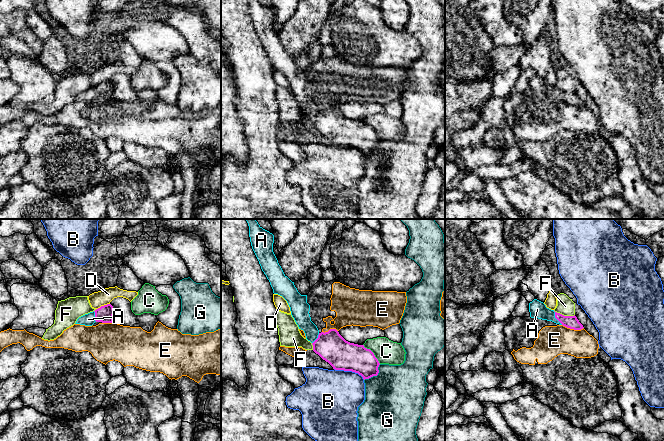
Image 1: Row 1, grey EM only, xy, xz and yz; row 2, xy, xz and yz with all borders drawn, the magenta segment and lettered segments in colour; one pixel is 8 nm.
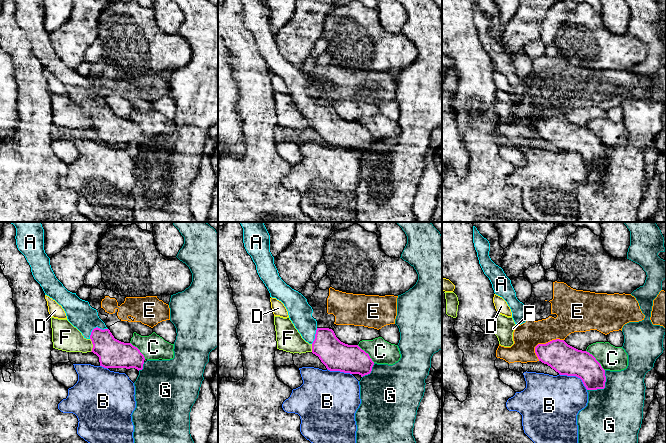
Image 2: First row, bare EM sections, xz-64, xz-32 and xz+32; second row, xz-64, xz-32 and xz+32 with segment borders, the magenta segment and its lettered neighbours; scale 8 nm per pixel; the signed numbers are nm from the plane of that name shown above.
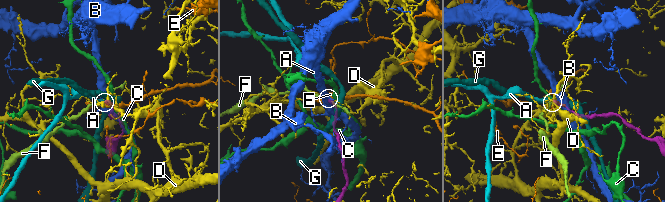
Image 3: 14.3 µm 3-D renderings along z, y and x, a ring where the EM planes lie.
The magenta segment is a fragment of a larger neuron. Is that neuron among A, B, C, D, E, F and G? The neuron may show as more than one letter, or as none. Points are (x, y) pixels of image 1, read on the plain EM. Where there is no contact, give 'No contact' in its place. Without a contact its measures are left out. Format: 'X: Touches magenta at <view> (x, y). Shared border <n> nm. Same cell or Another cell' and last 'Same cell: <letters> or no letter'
A: Touches magenta at yz (556, 94). Shared border 130 nm. Same cell
B: Touches magenta at xz (349, 146). Shared border 260 nm. Another cell
C: Touches magenta at xz (373, 129). Shared border 220 nm. Another cell
D: Touches magenta at xy (102, 82). Shared border 120 nm. Another cell
E: Touches magenta at yz (573, 104). Shared border 180 nm. Another cell
F: Touches magenta at yz (563, 91). Shared border 170 nm. Another cell
G: Touches magenta at xz (375, 151). Shared border 190 nm. Another cell
Same cell: A

